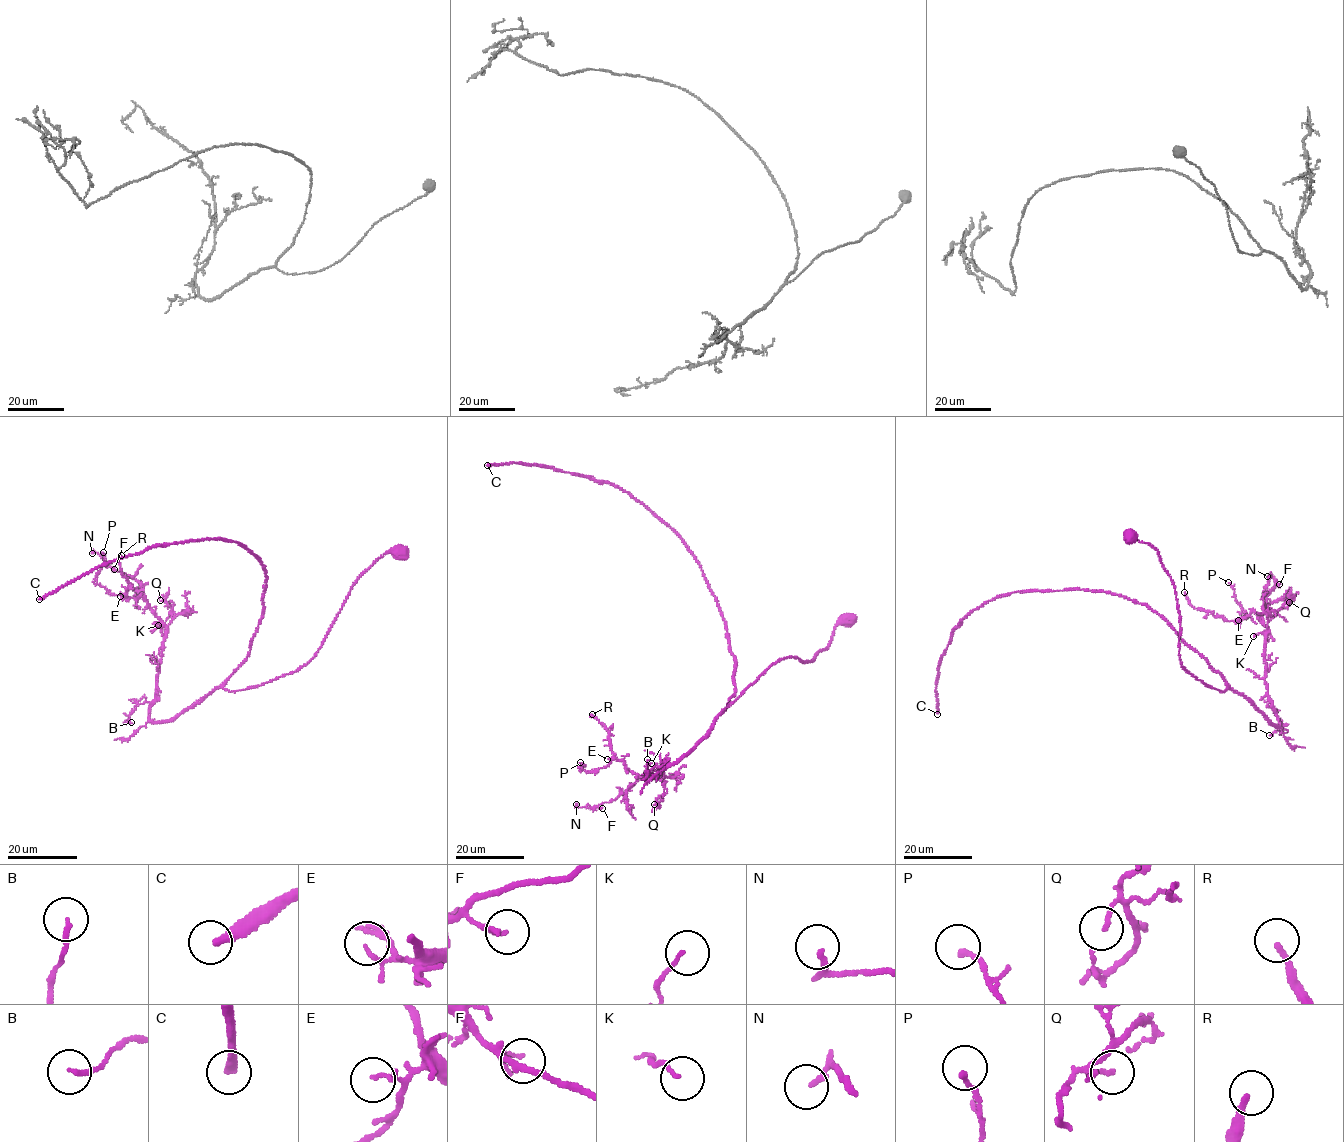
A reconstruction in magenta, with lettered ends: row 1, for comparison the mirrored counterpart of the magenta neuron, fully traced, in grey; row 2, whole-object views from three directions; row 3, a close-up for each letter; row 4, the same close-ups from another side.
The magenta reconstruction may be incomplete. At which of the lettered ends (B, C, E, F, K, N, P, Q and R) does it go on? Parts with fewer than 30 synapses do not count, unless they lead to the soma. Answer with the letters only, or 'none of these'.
C

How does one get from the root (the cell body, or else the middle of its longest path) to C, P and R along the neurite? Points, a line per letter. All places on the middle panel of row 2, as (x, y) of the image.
C: (847, 622), (811, 661), (777, 660), (720, 713), (735, 692), (734, 657), (683, 540), (607, 482), (487, 465)
P: (847, 622), (811, 661), (777, 660), (658, 776), (640, 777), (614, 758), (592, 772), (580, 762)
R: (847, 622), (811, 661), (777, 660), (658, 776), (628, 770), (592, 714)

